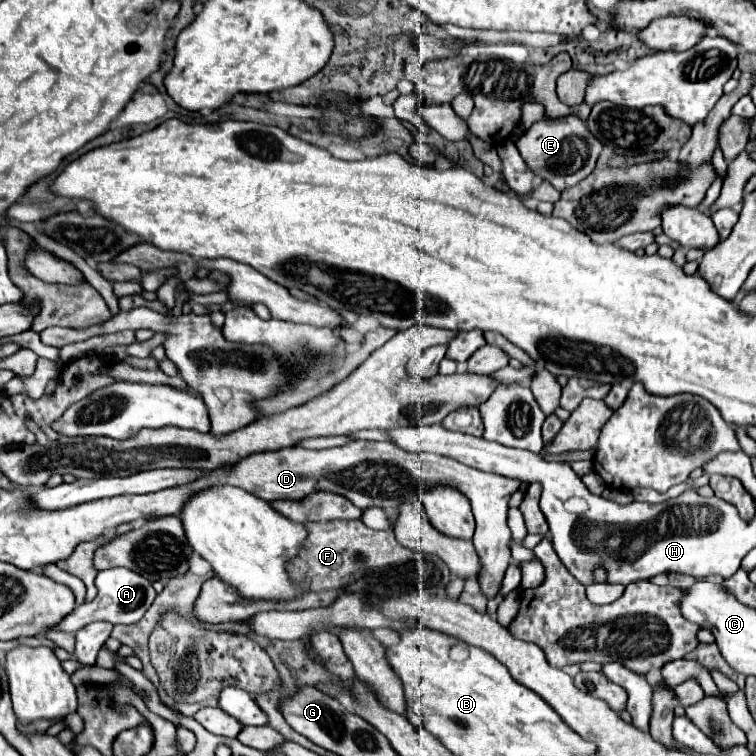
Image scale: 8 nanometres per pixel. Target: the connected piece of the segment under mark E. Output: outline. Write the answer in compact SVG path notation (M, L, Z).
M564 116L556 120L540 120L530 126L518 140L516 148L524 162L542 178L548 180L556 190L564 190L568 186L574 186L576 182L584 180L596 166L596 160L602 152L602 142L594 138L594 134L588 130L586 122L578 116Z

